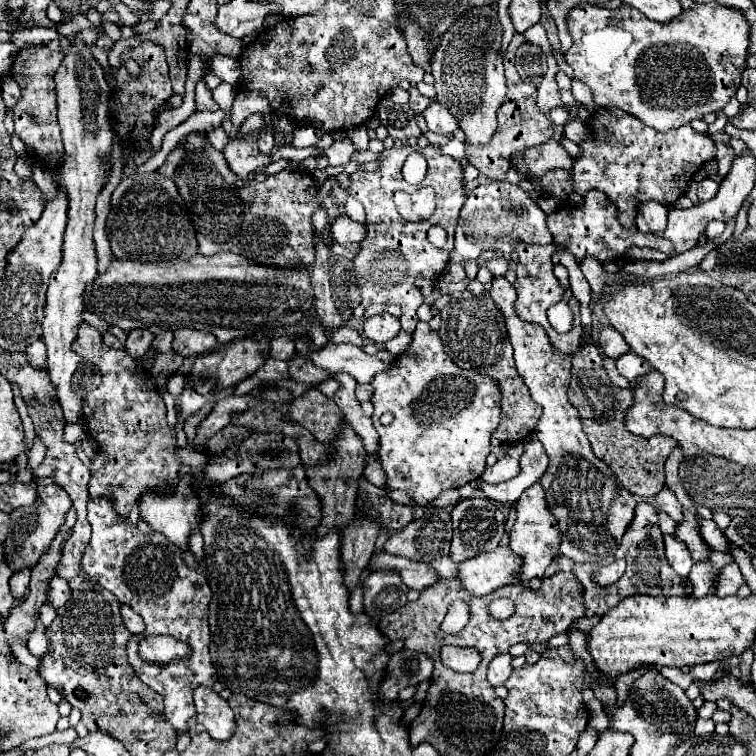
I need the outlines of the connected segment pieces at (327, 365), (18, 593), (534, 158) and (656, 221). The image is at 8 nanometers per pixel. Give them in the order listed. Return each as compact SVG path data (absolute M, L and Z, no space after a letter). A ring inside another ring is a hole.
M299 338L297 340L297 350L311 358L311 362L331 374L335 372L349 372L359 384L369 384L373 382L375 374L387 372L397 358L389 354L387 350L379 350L377 354L369 356L361 348L353 344L333 344L327 342L319 352L309 350L311 340Z
M27 570L27 572L19 572L19 574L11 576L11 580L9 580L11 596L15 598L15 602L21 602L23 596L25 596L25 590L27 590L27 586L29 586L29 572L31 572L31 570Z
M547 140L545 144L539 144L535 148L527 148L523 152L517 152L511 158L511 164L517 166L517 170L527 180L537 180L551 168L567 168L571 170L573 158L567 154L567 150L557 140Z
M647 202L639 208L637 228L643 234L661 234L667 228L667 208L657 202Z

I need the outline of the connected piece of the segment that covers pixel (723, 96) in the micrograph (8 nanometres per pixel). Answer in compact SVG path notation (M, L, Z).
M581 2L569 10L567 28L573 44L567 50L565 60L573 68L575 78L591 88L593 102L597 106L621 108L655 130L673 130L695 118L703 118L709 112L723 110L741 86L741 74L749 56L751 28L747 18L743 12L717 2L693 4L667 24L653 22L641 12L635 12L635 8L627 8L627 4L607 10Z

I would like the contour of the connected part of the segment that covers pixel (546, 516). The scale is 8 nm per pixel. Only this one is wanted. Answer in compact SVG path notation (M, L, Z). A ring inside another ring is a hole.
M537 480L515 504L517 508L517 520L509 532L511 544L509 548L523 556L523 572L521 572L521 582L529 582L533 578L543 578L547 566L551 560L559 554L559 544L561 544L561 530L557 526L557 518L551 514L547 500L545 500L545 490L541 482Z

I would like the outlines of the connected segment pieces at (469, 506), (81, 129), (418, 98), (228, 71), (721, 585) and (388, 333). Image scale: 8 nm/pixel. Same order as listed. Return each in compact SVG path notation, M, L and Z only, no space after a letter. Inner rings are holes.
M473 496L461 500L453 512L453 540L451 540L451 558L455 562L463 562L469 558L475 558L483 552L491 552L499 546L501 536L505 534L505 516L501 512L501 506L485 496Z
M73 38L71 46L75 50L63 50L65 58L55 72L55 90L57 90L57 118L63 136L63 168L61 168L61 186L69 196L69 222L65 230L63 244L63 262L51 274L47 300L45 300L45 318L43 318L43 342L47 346L47 370L51 382L57 388L57 398L65 414L65 422L79 422L81 418L81 396L85 396L85 386L101 384L99 370L77 370L83 362L71 350L75 340L75 328L83 322L83 288L97 276L97 256L93 242L93 222L95 222L95 200L105 184L105 172L111 168L111 162L101 162L99 156L109 158L113 128L107 120L107 102L111 88L105 82L103 68L89 50L91 44L85 44L81 38Z
M411 86L411 90L409 90L409 96L411 96L409 106L416 115L420 115L425 108L433 102L433 100L429 100L429 98L421 96L421 94L419 94L419 90L417 90L417 88L413 88L413 86Z
M215 56L211 66L213 66L213 74L223 78L223 82L227 82L231 86L237 86L241 82L241 66L237 60Z
M735 562L727 564L725 568L721 568L719 576L717 576L717 582L715 582L715 588L713 592L717 596L731 596L731 594L737 594L739 586L743 584L743 576L741 576L741 570Z
M383 312L383 314L377 314L377 316L371 316L365 320L363 324L363 334L365 338L369 338L371 342L375 344L385 344L389 342L391 338L395 338L401 330L401 324L399 324L399 318L395 318L393 314L389 312Z

